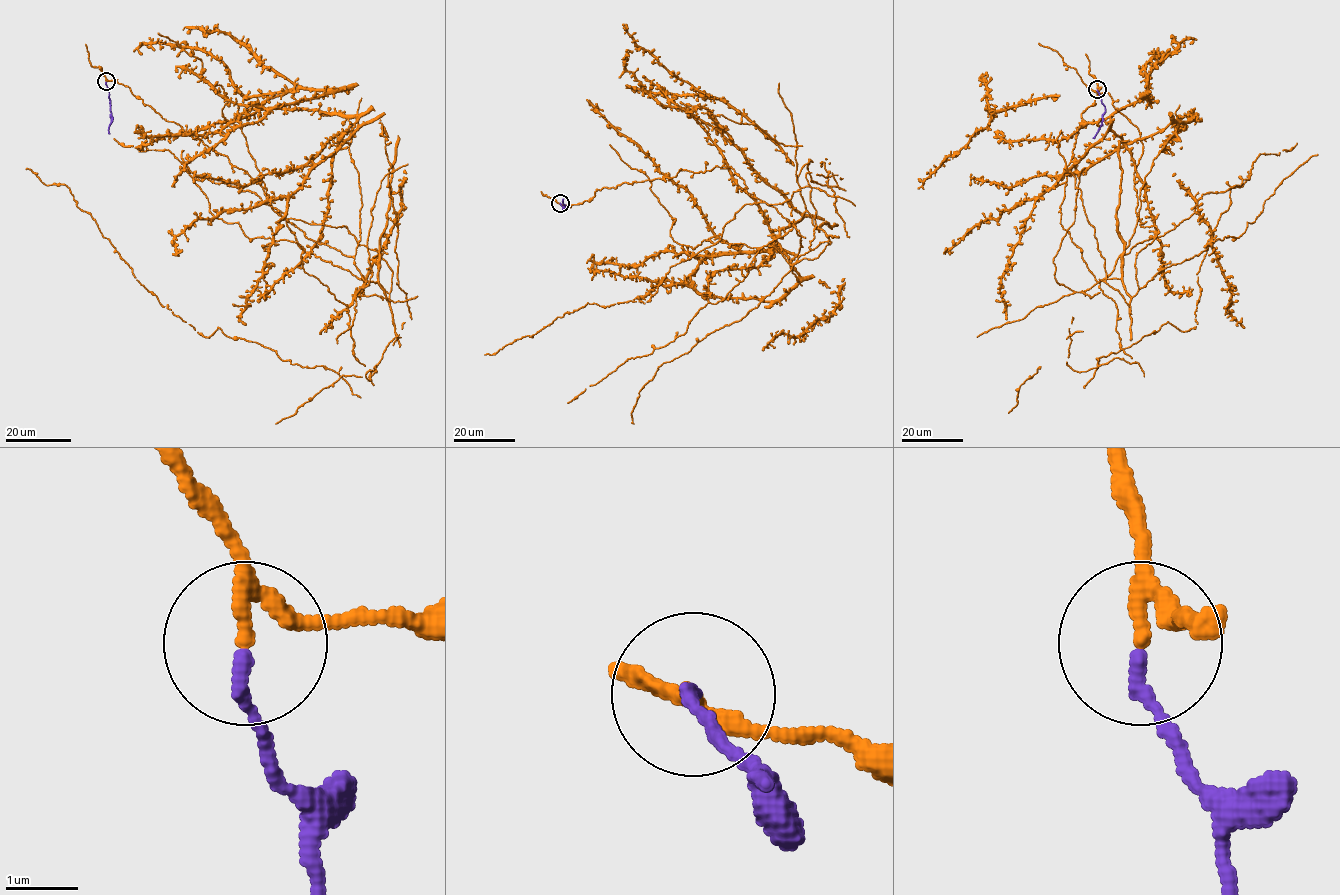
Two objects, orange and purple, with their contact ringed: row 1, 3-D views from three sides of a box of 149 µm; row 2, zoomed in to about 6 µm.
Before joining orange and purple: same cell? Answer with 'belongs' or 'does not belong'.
does not belong

